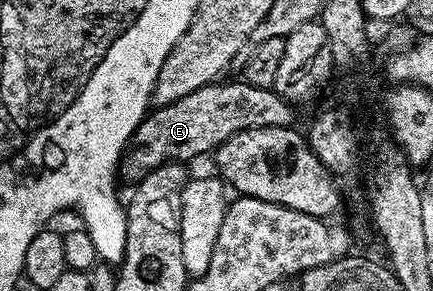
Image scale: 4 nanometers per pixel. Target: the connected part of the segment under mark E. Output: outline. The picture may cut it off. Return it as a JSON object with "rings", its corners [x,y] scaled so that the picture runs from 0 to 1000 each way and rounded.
{"rings":[[[520,275],[515,285],[492,285],[476,299],[457,299],[439,326],[411,340],[390,361],[353,371],[326,416],[314,419],[309,464],[296,474],[291,522],[282,540],[282,598],[303,629],[319,629],[337,601],[353,595],[365,574],[390,560],[436,560],[469,526],[487,529],[522,478],[570,443],[603,443],[605,436],[667,436],[684,402],[677,351],[663,347],[637,316],[635,302],[607,306],[587,299],[575,278]]]}

